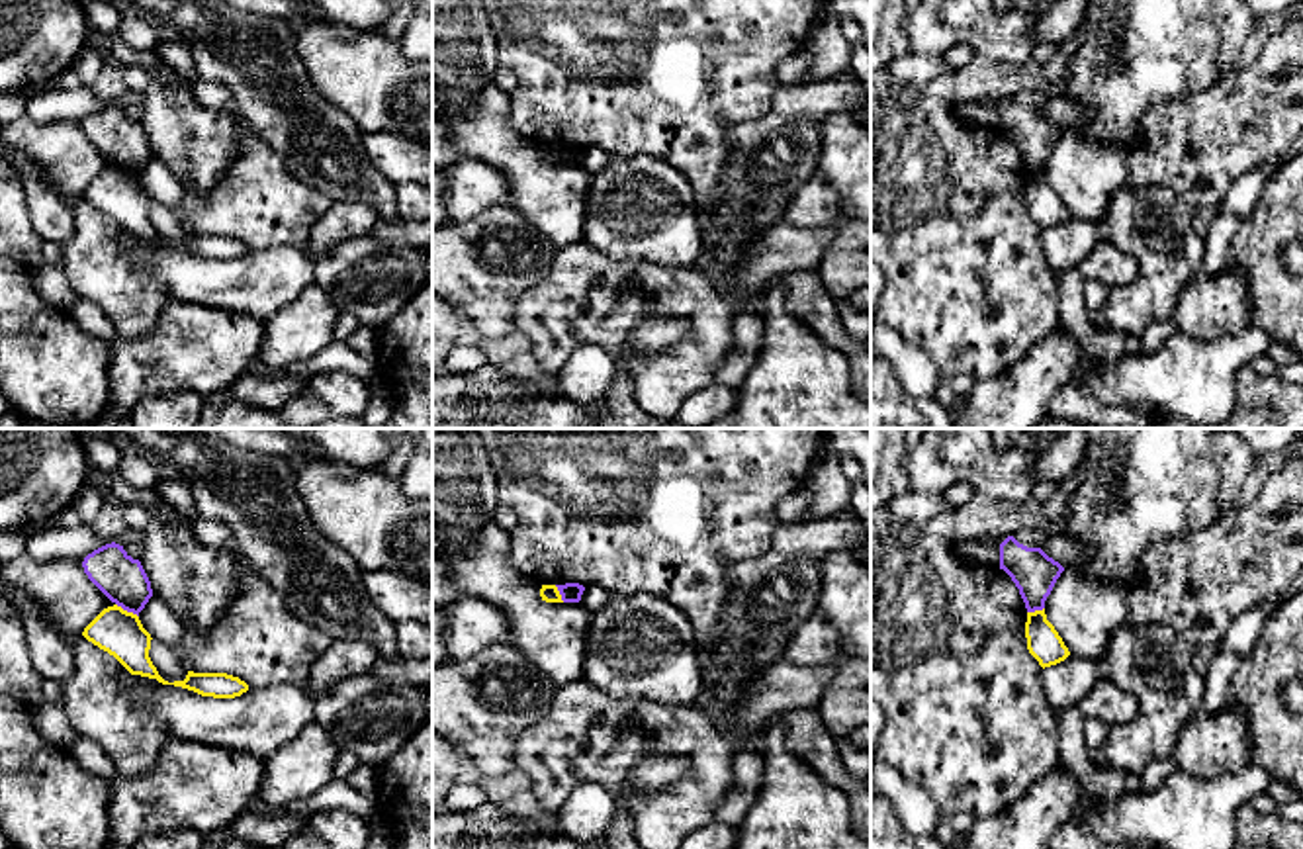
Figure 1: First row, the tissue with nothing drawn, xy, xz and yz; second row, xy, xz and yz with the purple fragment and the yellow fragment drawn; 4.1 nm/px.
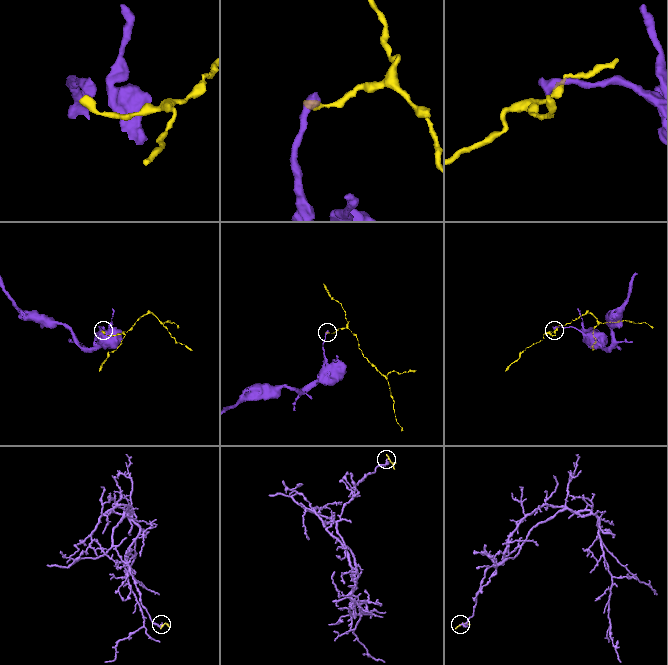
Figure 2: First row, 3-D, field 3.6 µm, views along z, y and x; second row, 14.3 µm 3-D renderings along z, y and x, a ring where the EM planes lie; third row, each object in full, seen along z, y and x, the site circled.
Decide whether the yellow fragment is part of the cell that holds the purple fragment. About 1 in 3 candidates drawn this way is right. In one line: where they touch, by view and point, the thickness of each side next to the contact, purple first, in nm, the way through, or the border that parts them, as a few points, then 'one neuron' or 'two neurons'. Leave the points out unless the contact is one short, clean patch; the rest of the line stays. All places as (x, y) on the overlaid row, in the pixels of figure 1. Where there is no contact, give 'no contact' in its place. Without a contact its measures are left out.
xy (128, 611) | 190/190 nm | along xy (116, 603), (137, 617) | two neurons

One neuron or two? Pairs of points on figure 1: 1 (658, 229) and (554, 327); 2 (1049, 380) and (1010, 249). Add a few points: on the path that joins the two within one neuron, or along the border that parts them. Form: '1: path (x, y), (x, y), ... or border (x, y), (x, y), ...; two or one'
1: border (585, 243), (611, 257), (632, 257), (673, 267); two
2: border (1051, 331), (1002, 372); two

